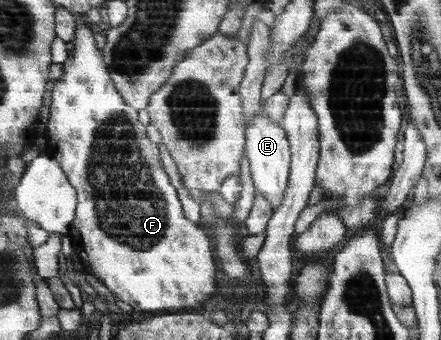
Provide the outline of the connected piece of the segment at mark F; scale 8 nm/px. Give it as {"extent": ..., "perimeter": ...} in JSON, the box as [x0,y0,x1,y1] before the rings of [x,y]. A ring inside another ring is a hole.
{"extent":[47,19,218,311],"perimeter":[[[84,19],[77,21],[76,37],[71,43],[71,54],[68,61],[64,63],[63,74],[55,82],[55,86],[50,96],[50,112],[47,127],[47,145],[48,151],[53,159],[59,161],[63,171],[67,172],[68,178],[73,187],[77,191],[79,197],[79,205],[77,207],[77,217],[73,223],[71,233],[68,235],[72,241],[72,246],[77,257],[81,261],[81,265],[85,273],[94,275],[103,285],[116,297],[120,297],[120,301],[126,302],[134,311],[166,311],[166,309],[184,309],[184,307],[199,307],[210,299],[212,293],[216,291],[216,277],[218,277],[218,267],[216,267],[216,259],[214,259],[214,247],[208,235],[204,233],[205,227],[198,227],[196,223],[192,223],[186,218],[183,203],[180,200],[177,188],[171,183],[168,172],[160,161],[160,151],[158,144],[148,139],[146,126],[138,121],[138,110],[134,109],[115,86],[111,76],[111,70],[105,62],[103,51],[96,45],[94,41],[94,31],[90,25],[88,26]]]}

